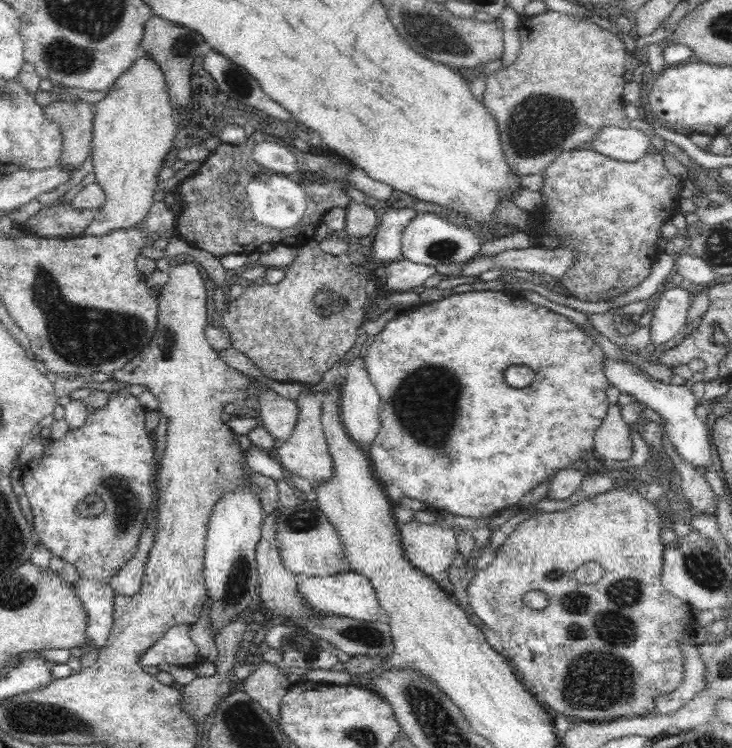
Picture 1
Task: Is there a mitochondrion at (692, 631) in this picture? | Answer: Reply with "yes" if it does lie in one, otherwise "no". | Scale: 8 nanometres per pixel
no

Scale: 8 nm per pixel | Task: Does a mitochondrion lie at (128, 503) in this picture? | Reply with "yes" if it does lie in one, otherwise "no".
yes

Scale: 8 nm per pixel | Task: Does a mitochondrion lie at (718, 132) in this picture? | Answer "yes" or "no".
no

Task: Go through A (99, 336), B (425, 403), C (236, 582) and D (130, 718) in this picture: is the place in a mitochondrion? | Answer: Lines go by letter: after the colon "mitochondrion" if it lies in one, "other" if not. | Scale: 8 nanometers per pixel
A: mitochondrion
B: mitochondrion
C: mitochondrion
D: other

